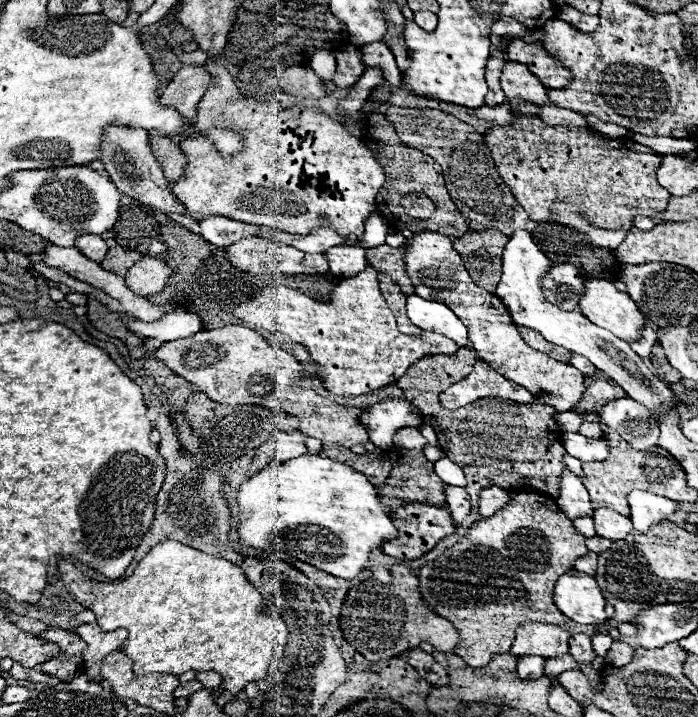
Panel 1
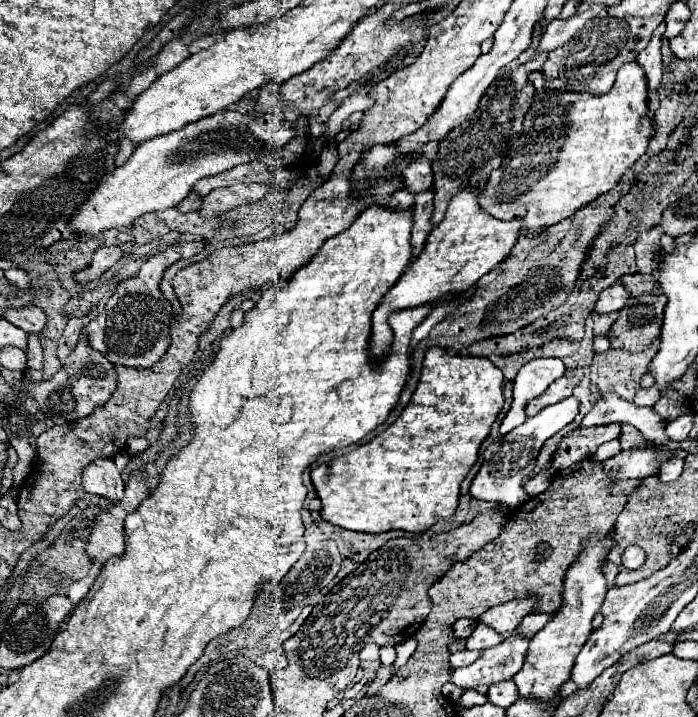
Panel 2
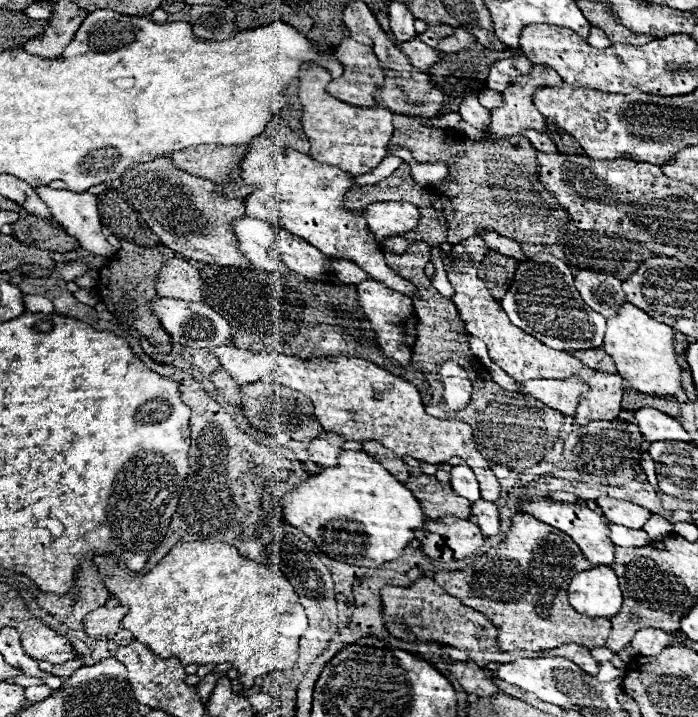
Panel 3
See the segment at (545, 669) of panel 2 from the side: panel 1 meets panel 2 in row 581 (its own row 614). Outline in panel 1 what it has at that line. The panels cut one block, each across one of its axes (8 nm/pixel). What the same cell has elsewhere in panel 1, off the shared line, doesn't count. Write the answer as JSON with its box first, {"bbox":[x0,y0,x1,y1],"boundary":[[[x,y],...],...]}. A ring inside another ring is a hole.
{"bbox":[554,570,606,626],"boundary":[[[570,570],[556,582],[554,602],[564,616],[580,624],[600,626],[606,622],[606,600],[596,584],[596,578],[584,572]]]}

